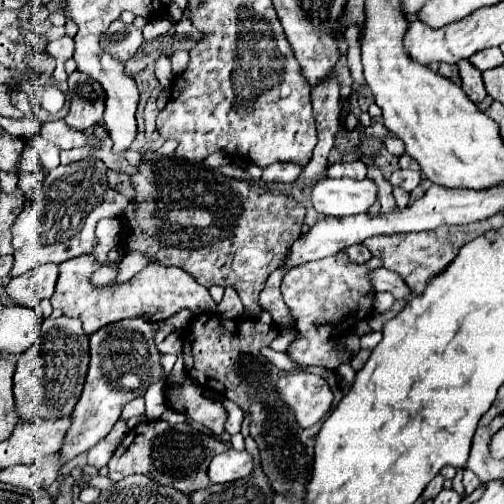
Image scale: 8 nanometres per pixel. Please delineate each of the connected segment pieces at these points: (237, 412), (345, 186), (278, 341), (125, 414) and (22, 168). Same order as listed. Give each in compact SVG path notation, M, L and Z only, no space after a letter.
M224 399L224 403L226 403L226 409L228 409L228 427L226 427L224 431L230 433L230 435L236 435L236 433L240 433L240 425L242 425L244 413L242 413L242 409L240 409L236 403L232 403L230 399Z
M320 179L310 187L312 207L320 215L346 217L366 213L376 201L376 185L368 179Z
M293 328L280 330L279 335L272 341L270 347L275 351L285 352L285 350L298 338L298 333Z
M138 397L138 399L132 399L126 403L124 411L122 411L122 419L130 419L130 417L136 417L136 415L144 415L144 397Z
M34 137L26 141L24 145L24 151L22 151L22 157L18 161L18 173L20 175L26 175L26 173L36 173L42 169L42 161L38 157L38 153L32 149L32 143L34 143Z

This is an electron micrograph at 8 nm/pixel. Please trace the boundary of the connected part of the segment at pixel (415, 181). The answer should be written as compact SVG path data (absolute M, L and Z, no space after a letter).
M398 169L392 173L390 177L390 183L394 187L402 187L404 191L414 191L418 185L420 185L420 179L422 179L422 173L420 171L404 171L404 169Z

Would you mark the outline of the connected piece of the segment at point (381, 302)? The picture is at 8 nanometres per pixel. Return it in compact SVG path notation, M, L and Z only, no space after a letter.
M376 292L373 309L375 313L383 313L389 310L395 302L395 298L388 292Z

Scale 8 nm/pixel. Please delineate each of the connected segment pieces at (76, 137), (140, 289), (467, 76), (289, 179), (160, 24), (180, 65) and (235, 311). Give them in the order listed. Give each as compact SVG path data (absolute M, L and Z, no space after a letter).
M52 121L52 123L44 123L40 137L54 141L60 149L70 149L70 147L84 147L88 143L88 137L84 131L78 129L70 129L66 125L66 121Z
M82 255L76 259L68 259L58 265L58 285L54 295L50 297L52 307L58 307L68 317L76 317L82 321L82 329L86 335L94 333L100 327L110 323L132 319L132 317L150 317L150 323L164 321L176 315L182 309L190 309L192 313L214 313L216 303L212 301L206 287L198 285L194 277L178 267L162 267L162 265L148 265L144 271L136 273L124 285L104 285L94 287L90 285L90 275L100 265L94 263L92 255Z
M460 61L460 63L458 63L458 69L460 69L464 93L466 93L474 103L484 101L486 89L484 89L482 73L478 73L478 69L474 69L474 65L472 65L470 61Z
M276 162L263 169L261 179L264 183L292 183L303 171L303 167L289 162Z
M168 18L151 20L142 29L143 38L149 40L160 36L166 33L174 24L175 22Z
M174 49L172 55L170 55L170 61L172 61L172 73L178 75L182 73L186 67L188 67L188 51L186 49Z
M226 287L222 301L218 304L217 314L223 319L237 319L243 315L244 306L239 295L232 287Z

